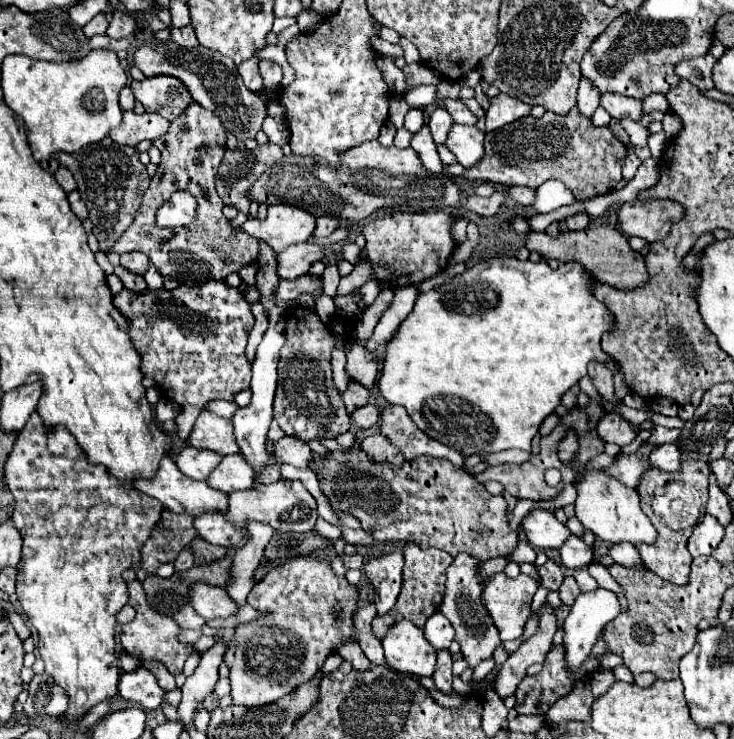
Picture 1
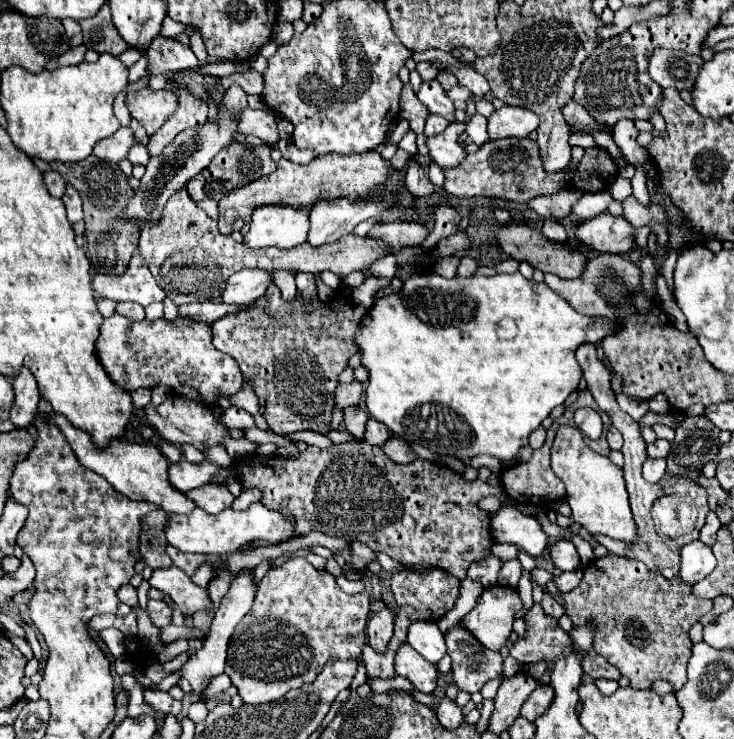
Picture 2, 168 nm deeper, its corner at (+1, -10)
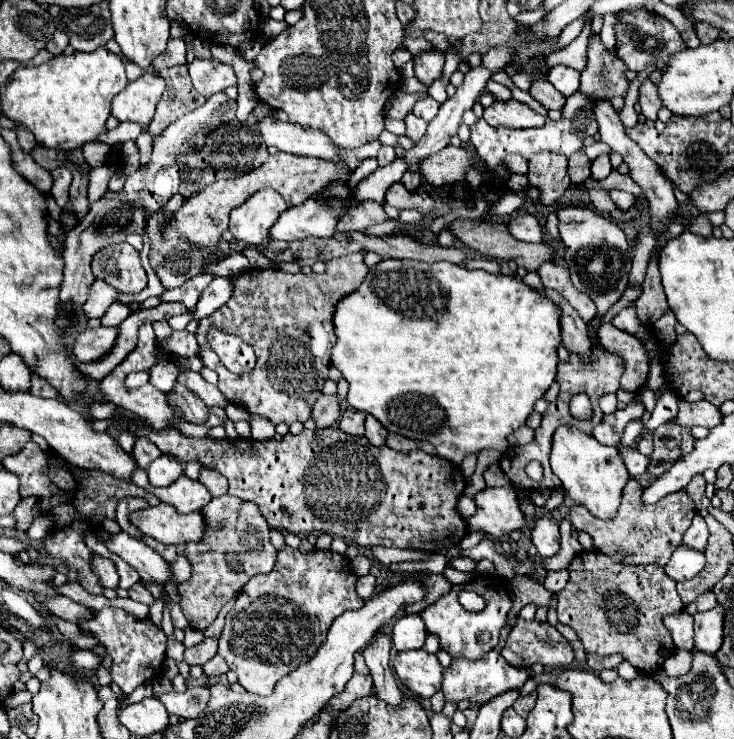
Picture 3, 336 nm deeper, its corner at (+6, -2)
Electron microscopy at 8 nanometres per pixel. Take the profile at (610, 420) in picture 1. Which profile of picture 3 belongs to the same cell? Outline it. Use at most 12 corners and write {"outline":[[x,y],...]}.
{"outline":[[631,402],[605,414],[593,428],[601,444],[617,446],[625,424],[643,416],[643,406]]}

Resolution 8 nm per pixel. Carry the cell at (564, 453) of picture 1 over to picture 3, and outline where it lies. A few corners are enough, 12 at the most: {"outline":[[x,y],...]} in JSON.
{"outline":[[575,426],[553,434],[551,470],[575,504],[613,520],[629,480],[619,446]]}

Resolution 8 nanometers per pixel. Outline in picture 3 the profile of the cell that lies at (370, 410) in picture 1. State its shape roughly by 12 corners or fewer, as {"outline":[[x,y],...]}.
{"outline":[[371,414],[365,418],[365,436],[383,446],[387,428]]}

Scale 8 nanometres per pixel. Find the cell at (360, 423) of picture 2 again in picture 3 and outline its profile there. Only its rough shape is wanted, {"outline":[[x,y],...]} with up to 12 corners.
{"outline":[[343,412],[339,428],[347,434],[363,436],[365,414]]}

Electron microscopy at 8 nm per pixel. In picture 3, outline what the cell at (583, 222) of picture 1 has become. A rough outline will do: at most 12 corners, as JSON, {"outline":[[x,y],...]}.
{"outline":[[519,214],[509,232],[523,242],[541,242],[543,224],[533,214]]}

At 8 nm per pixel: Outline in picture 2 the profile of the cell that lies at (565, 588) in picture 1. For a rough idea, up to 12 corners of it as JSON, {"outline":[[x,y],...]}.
{"outline":[[616,554],[562,598],[632,688],[686,684],[690,584]]}

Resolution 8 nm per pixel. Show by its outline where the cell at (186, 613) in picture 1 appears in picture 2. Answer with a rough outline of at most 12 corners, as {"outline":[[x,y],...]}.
{"outline":[[148,600],[148,616],[154,626],[170,624],[172,608],[166,602]]}

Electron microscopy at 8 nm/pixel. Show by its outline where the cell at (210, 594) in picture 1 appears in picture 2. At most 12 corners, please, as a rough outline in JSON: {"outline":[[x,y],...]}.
{"outline":[[156,568],[150,586],[182,614],[212,610],[208,592],[180,568]]}

